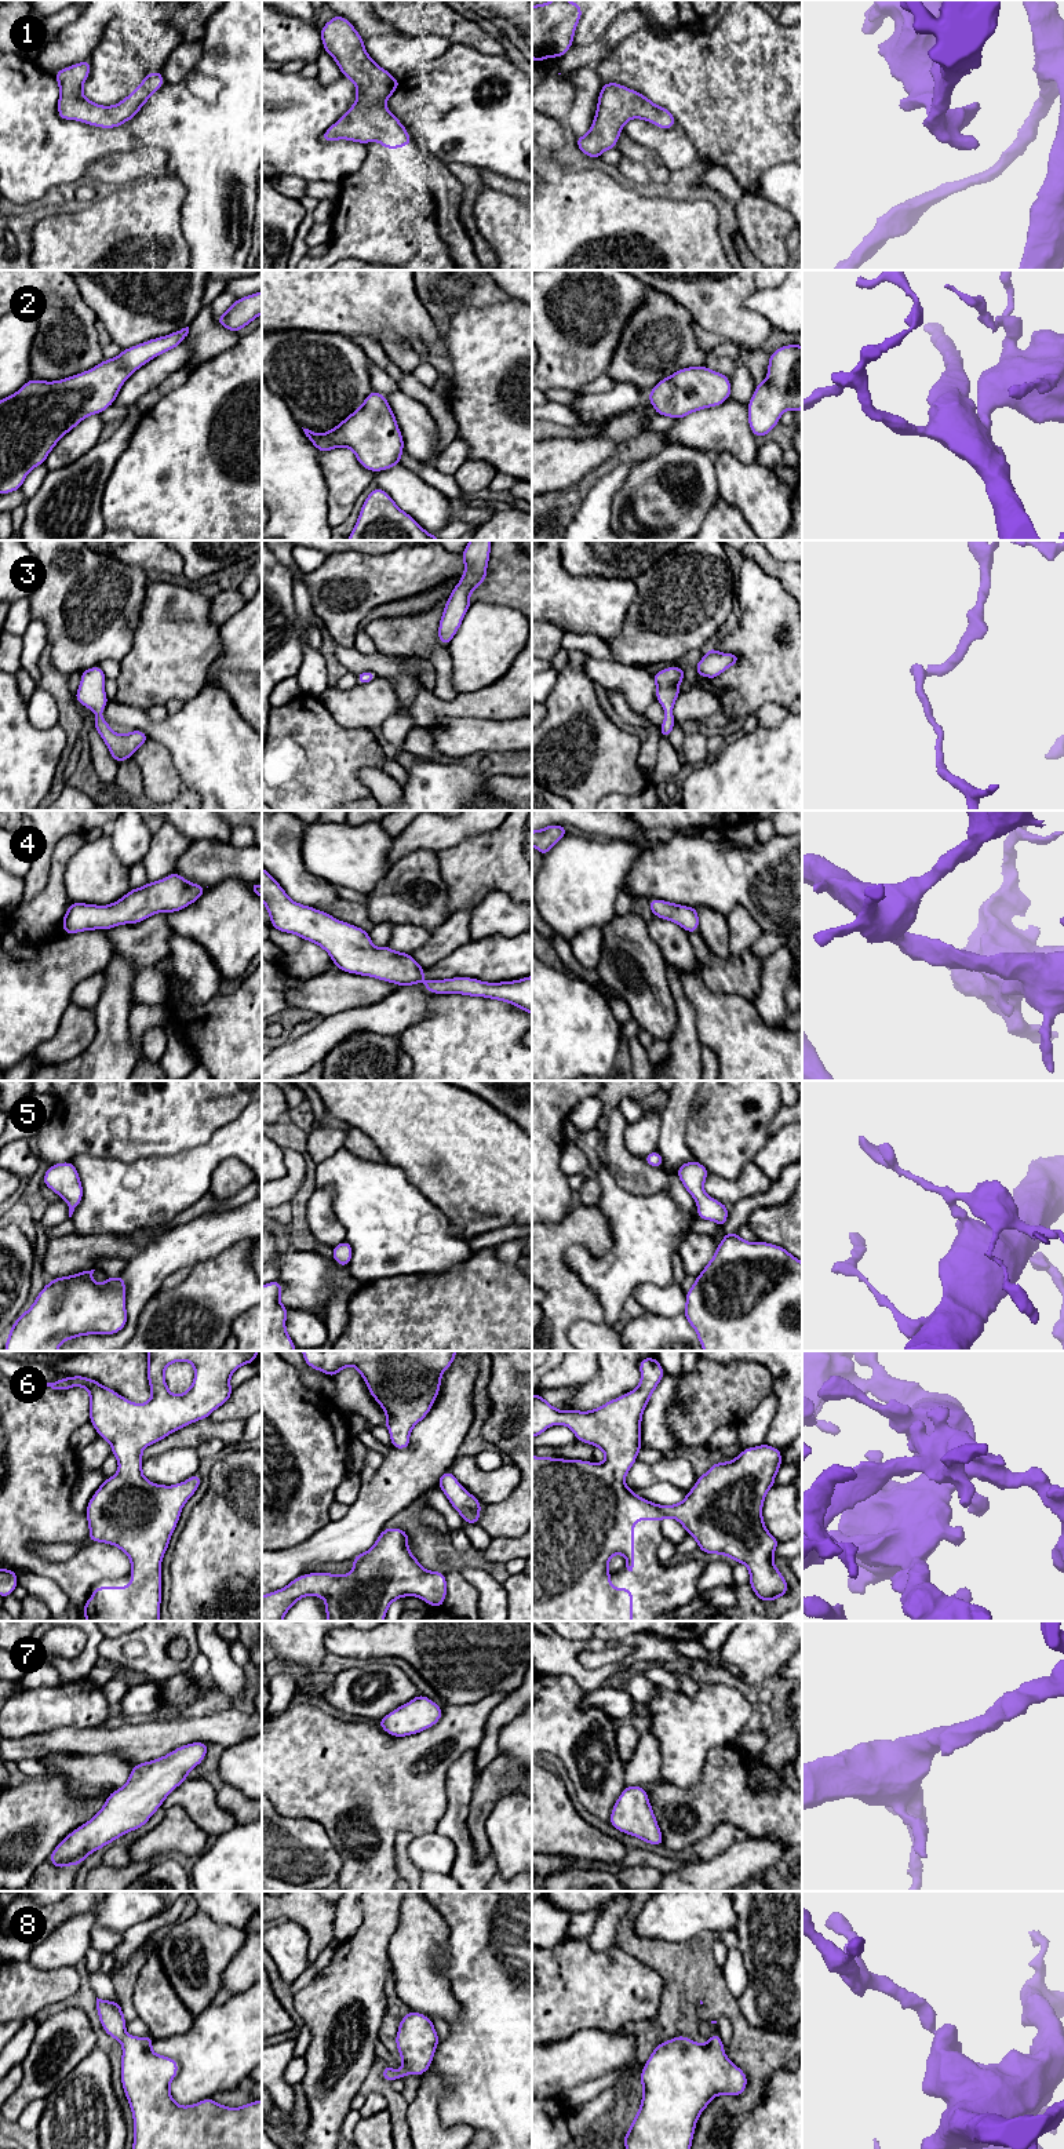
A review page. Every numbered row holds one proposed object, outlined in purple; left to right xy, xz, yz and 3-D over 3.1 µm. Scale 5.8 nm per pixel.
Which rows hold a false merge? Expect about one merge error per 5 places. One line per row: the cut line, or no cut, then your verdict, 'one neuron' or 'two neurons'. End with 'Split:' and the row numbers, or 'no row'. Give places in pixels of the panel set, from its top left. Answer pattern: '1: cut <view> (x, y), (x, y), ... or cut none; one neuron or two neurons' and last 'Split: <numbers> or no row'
1: cut none; one neuron
2: cut none; one neuron
3: cut none; one neuron
4: cut none; one neuron
5: cut none; one neuron
6: cut none; one neuron
7: cut none; one neuron
8: cut none; one neuron
Split: no row

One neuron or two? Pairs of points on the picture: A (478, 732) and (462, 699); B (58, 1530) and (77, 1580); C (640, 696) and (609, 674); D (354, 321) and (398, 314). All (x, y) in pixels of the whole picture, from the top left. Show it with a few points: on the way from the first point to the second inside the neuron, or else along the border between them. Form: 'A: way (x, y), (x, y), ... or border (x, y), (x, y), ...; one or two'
A: border (438, 717), (481, 717), (503, 721); two
B: way (33, 1530), (19, 1548), (36, 1565), (53, 1570); one
C: way (633, 689), (622, 678), (616, 677); one
D: way (365, 314), (387, 314); one

